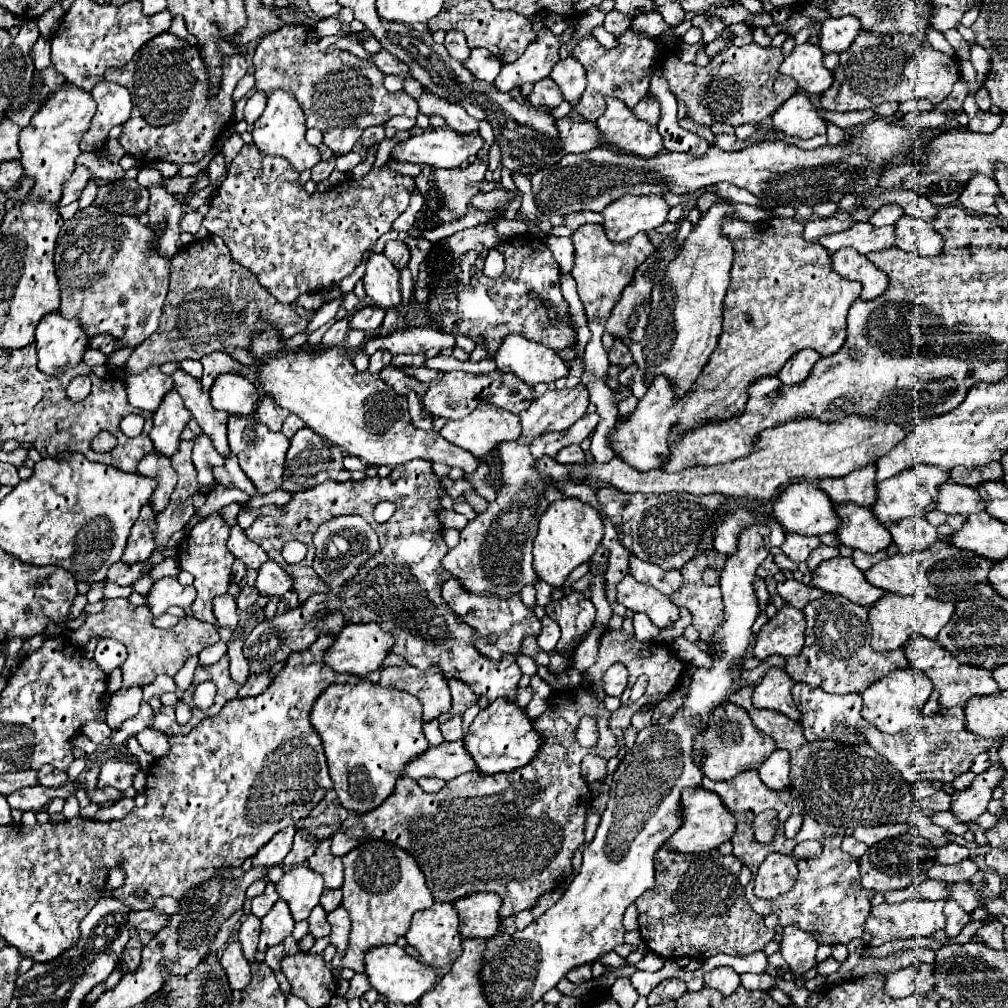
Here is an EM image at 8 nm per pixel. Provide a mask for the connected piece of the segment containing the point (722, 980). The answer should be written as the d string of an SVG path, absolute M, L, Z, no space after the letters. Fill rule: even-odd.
M715 967L705 973L705 987L717 989L721 995L731 995L739 985L739 973L731 967Z

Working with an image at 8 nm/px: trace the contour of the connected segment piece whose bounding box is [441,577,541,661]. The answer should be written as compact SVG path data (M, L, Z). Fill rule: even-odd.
M451 577L443 583L443 599L449 603L449 607L467 623L475 629L473 635L473 643L477 647L477 651L481 651L481 655L497 661L501 659L501 655L505 653L513 653L517 655L521 649L521 639L525 635L539 635L541 631L541 623L539 619L533 615L531 609L527 609L523 605L523 601L517 595L511 595L507 599L501 599L499 595L493 593L471 593L465 587L461 587L461 583L457 581L457 577Z

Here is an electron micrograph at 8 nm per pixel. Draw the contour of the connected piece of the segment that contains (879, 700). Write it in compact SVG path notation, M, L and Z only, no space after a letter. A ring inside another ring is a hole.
M913 667L897 669L883 679L875 681L871 687L867 687L863 695L863 717L873 723L883 733L899 733L905 727L911 727L921 717L921 707L933 693L933 681L925 677L921 671L915 671Z

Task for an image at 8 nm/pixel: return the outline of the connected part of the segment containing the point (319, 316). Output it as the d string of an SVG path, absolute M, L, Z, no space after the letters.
M339 297L339 299L335 299L335 301L331 301L331 303L327 303L327 305L323 305L323 307L315 313L315 317L309 321L309 325L307 325L305 333L313 333L313 331L315 331L315 329L319 329L321 325L325 325L331 317L335 317L335 313L337 313L339 305L341 305L341 297Z

